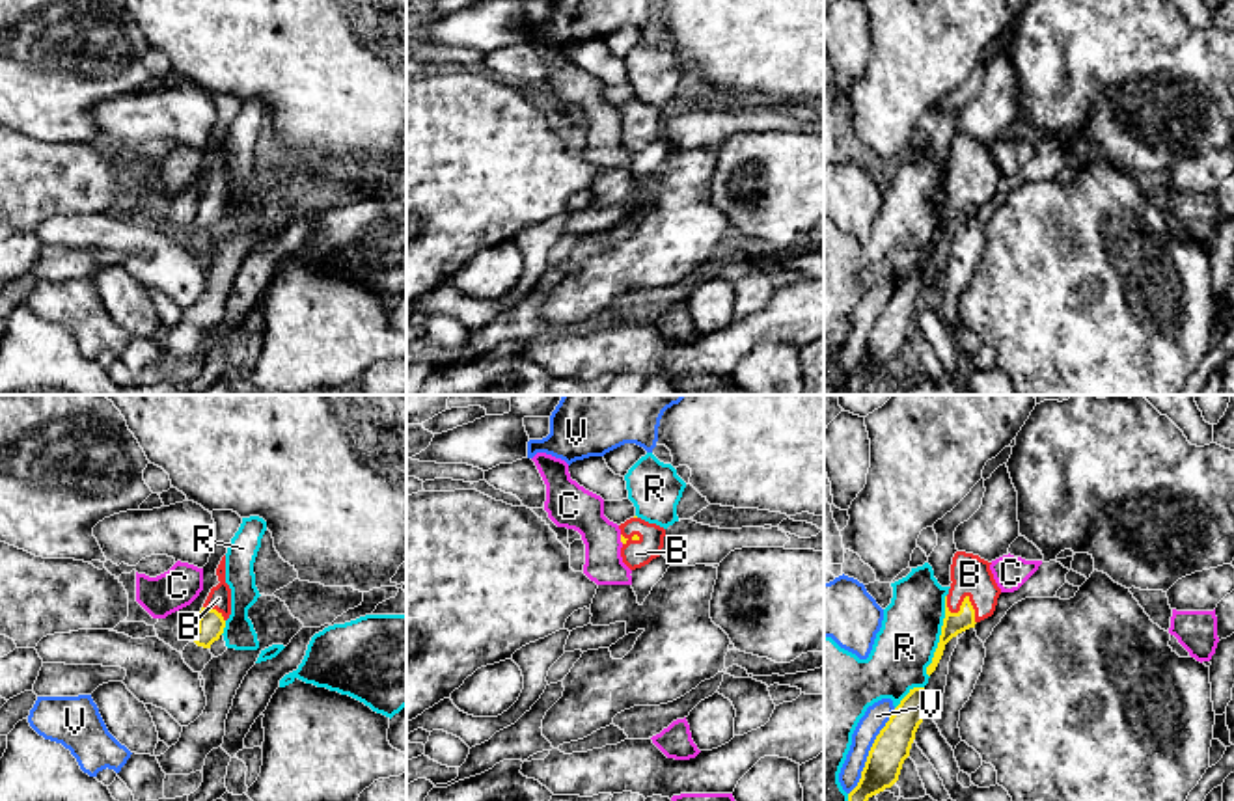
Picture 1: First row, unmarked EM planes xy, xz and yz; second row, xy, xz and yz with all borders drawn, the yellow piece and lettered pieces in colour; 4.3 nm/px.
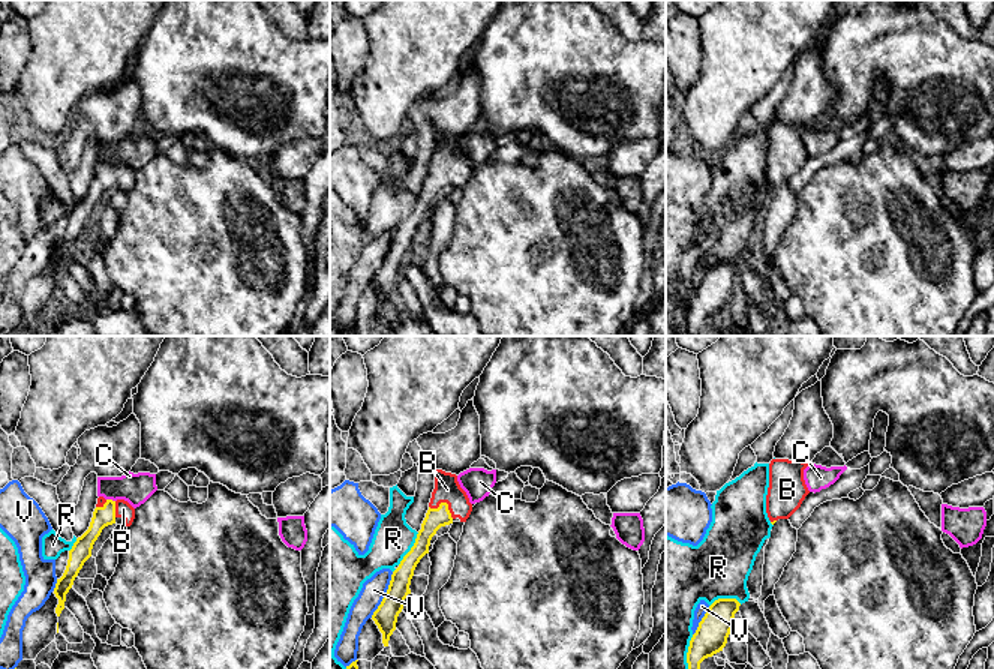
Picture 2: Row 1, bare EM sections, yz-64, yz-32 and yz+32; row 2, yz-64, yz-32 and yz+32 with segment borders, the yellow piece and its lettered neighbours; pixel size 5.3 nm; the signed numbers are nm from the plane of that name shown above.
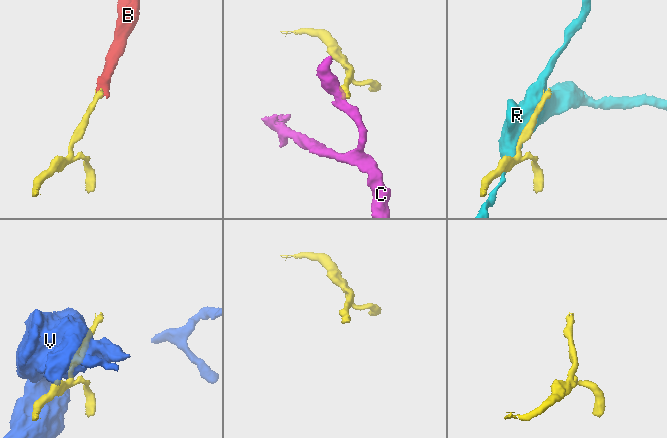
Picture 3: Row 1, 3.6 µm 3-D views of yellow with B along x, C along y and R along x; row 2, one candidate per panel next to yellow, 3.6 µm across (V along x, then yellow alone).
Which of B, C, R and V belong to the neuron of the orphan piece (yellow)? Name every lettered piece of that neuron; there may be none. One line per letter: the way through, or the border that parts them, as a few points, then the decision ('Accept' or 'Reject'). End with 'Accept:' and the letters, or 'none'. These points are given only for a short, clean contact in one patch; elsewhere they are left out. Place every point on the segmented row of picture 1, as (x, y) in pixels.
B: Path across: yz (955, 623), (964, 600), (970, 593), (970, 574). Accept
C: Boundary: xz (619, 535), (623, 543). Reject
R: Reject
V: Reject
Accept: B

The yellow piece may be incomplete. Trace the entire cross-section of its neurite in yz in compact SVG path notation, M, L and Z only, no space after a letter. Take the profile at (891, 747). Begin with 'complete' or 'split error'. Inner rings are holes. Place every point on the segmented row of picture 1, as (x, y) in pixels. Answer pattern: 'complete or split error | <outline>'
complete | M913 687L895 708L885 726L876 736L861 779L848 794L848 801L869 801L872 795L891 788L910 756L915 732L925 715L925 687Z

